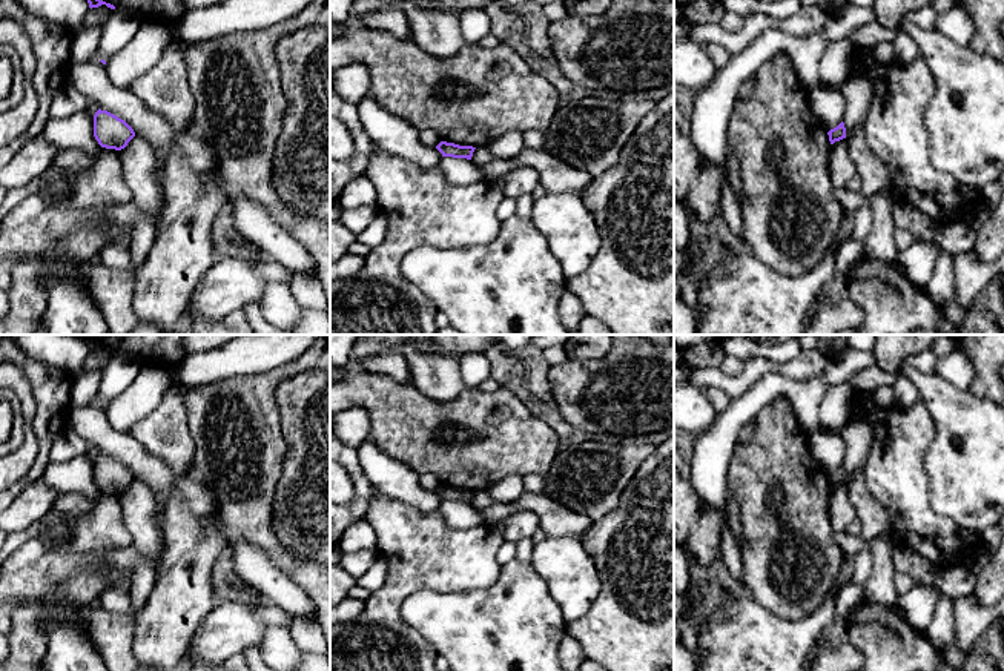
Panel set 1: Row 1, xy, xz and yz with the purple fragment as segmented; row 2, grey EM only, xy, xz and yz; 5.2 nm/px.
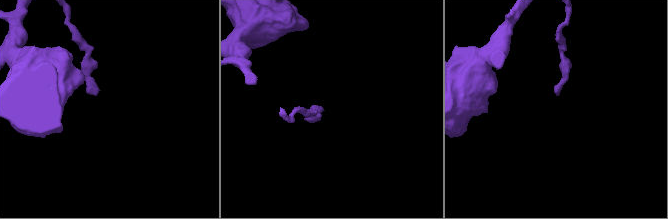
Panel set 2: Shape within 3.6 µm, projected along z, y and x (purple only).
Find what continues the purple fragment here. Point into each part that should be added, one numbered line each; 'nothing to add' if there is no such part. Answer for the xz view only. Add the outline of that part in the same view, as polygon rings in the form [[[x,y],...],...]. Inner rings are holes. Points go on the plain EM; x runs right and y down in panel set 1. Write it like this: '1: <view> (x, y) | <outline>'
nothing to add

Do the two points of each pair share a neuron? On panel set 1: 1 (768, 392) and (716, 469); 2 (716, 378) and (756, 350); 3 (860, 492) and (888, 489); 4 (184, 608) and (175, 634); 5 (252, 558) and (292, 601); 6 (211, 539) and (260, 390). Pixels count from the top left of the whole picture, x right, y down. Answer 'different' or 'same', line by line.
1: same
2: different
3: different
4: same
5: same
6: different

